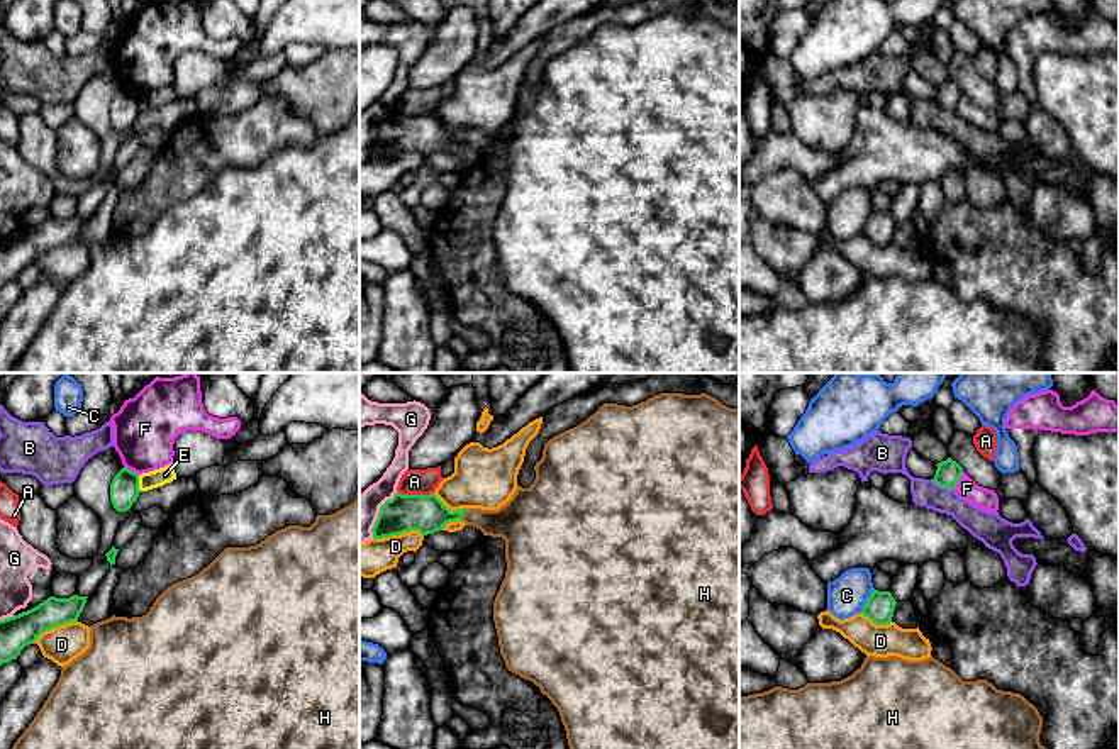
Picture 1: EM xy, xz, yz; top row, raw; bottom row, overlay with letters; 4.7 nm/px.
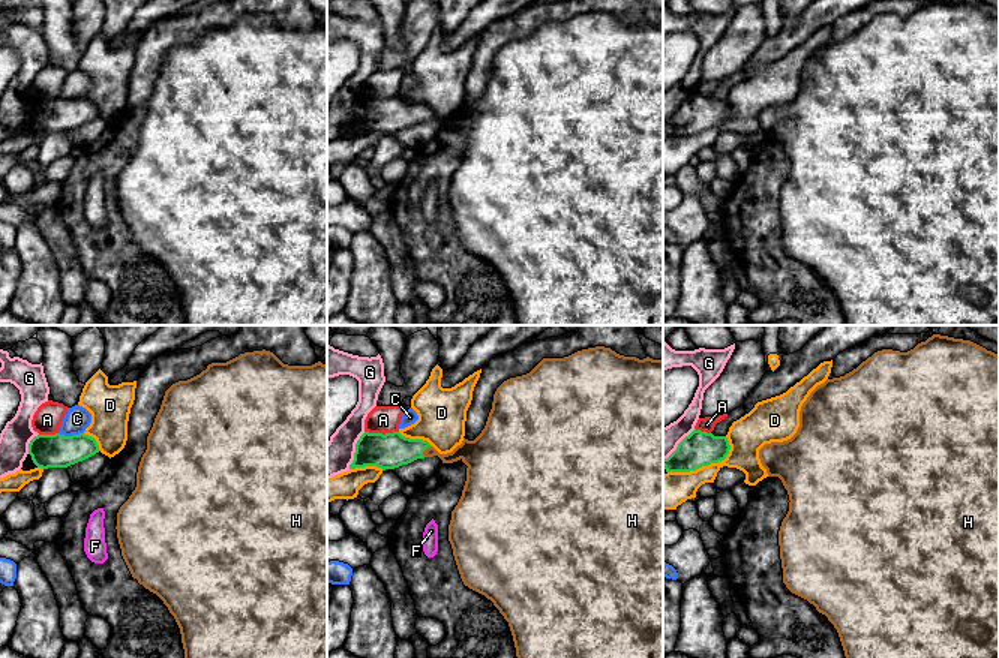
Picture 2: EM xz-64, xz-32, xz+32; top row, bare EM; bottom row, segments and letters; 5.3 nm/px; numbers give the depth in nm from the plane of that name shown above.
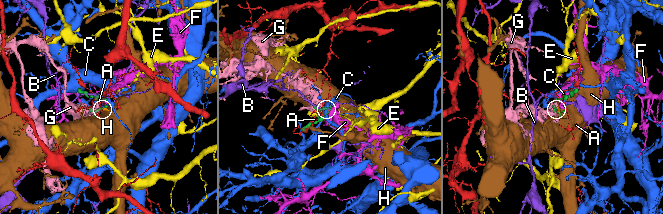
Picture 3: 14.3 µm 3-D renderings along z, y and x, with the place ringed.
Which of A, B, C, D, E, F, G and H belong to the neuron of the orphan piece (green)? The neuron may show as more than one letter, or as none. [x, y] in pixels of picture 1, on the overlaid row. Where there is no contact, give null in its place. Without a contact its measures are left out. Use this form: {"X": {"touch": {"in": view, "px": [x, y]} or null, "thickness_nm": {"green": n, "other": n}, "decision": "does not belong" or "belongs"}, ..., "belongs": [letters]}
{"A": {"touch": {"in": "xz", "px": [416, 495]}, "thickness_nm": {"green": 180, "other": 130}, "decision": "does not belong"}, "B": {"touch": {"in": "yz", "px": [943, 487]}, "thickness_nm": {"green": 120, "other": 140}, "decision": "does not belong"}, "C": {"touch": {"in": "yz", "px": [867, 600]}, "thickness_nm": {"green": 140, "other": 190}, "decision": "does not belong"}, "D": {"touch": {"in": "xz", "px": [397, 534]}, "thickness_nm": {"green": 180, "other": 160}, "decision": "does not belong"}, "E": {"touch": {"in": "xy", "px": [138, 483]}, "thickness_nm": {"green": 140, "other": 80}, "decision": "does not belong"}, "F": {"touch": {"in": "yz", "px": [958, 480]}, "thickness_nm": {"green": 120, "other": 100}, "decision": "does not belong"}, "G": {"touch": {"in": "xz", "px": [378, 514]}, "thickness_nm": {"green": 180, "other": 170}, "decision": "does not belong"}, "H": {"touch": {"in": "xz", "px": [463, 512]}, "thickness_nm": {"green": 180, "other": 190}, "decision": "belongs"}, "belongs": ["H"]}

